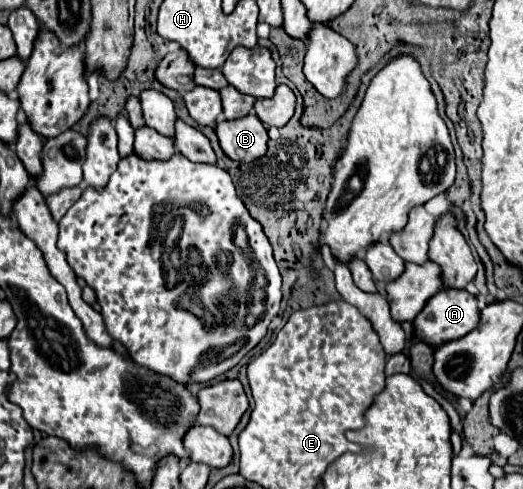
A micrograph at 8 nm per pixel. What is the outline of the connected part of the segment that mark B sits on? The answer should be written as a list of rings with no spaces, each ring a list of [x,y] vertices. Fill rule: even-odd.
[[[254,115],[218,123],[216,135],[222,151],[232,161],[252,163],[262,155],[266,155],[268,133],[266,133],[266,127],[260,123],[260,119],[256,119]]]

